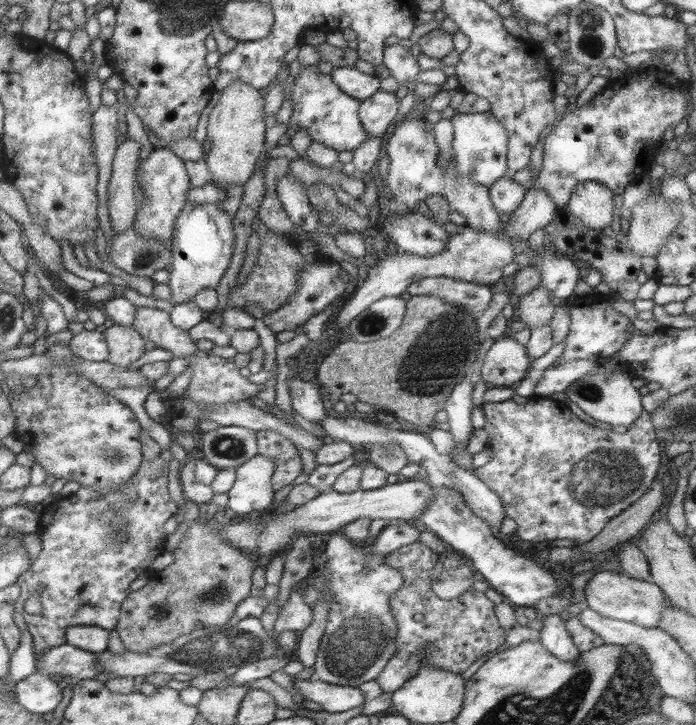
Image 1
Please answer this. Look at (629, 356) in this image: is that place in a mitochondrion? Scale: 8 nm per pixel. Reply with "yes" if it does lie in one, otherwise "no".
no

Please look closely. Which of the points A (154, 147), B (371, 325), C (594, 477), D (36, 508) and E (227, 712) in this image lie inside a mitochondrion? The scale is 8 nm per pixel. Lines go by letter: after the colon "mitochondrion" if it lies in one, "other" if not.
A: other
B: mitochondrion
C: mitochondrion
D: other
E: other

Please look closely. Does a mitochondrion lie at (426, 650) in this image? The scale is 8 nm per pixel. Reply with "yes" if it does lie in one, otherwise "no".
yes

